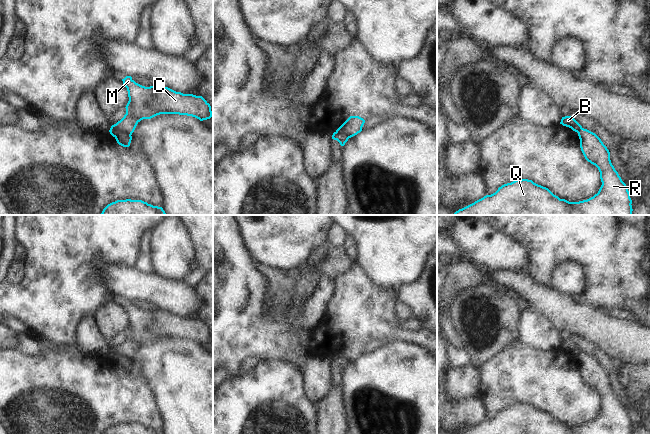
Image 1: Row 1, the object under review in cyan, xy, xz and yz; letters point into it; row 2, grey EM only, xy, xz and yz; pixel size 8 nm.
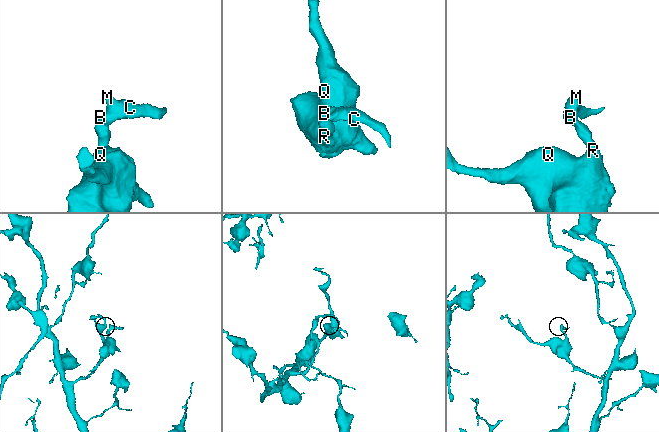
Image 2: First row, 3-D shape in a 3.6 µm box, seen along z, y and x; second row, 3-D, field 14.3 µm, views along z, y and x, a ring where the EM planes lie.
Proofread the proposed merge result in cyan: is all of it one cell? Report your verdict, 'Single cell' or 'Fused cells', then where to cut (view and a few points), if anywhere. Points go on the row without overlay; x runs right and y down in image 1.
Fused cells. Split along xy (111, 351), (130, 360).

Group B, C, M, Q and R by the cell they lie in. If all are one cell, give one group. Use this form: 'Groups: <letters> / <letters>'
Groups: B C M / Q R.

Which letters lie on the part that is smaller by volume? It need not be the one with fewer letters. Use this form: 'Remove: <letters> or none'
Remove: B, C, M

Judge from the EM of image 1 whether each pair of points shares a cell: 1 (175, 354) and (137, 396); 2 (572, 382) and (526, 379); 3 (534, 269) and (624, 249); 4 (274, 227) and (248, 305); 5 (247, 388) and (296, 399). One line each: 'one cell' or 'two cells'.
1: two cells
2: one cell
3: one cell
4: two cells
5: one cell

